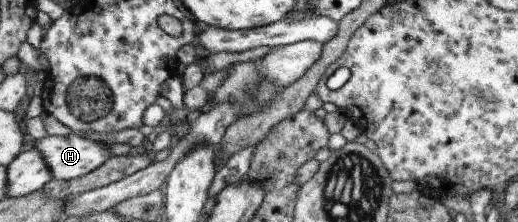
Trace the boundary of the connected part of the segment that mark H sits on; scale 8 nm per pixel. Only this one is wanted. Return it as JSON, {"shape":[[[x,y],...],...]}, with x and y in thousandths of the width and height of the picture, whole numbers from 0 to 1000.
{"shape":[[[147,599],[114,608],[89,608],[68,631],[66,667],[81,685],[89,739],[100,766],[104,806],[131,815],[193,757],[212,716],[212,658],[197,635],[158,622]]]}

